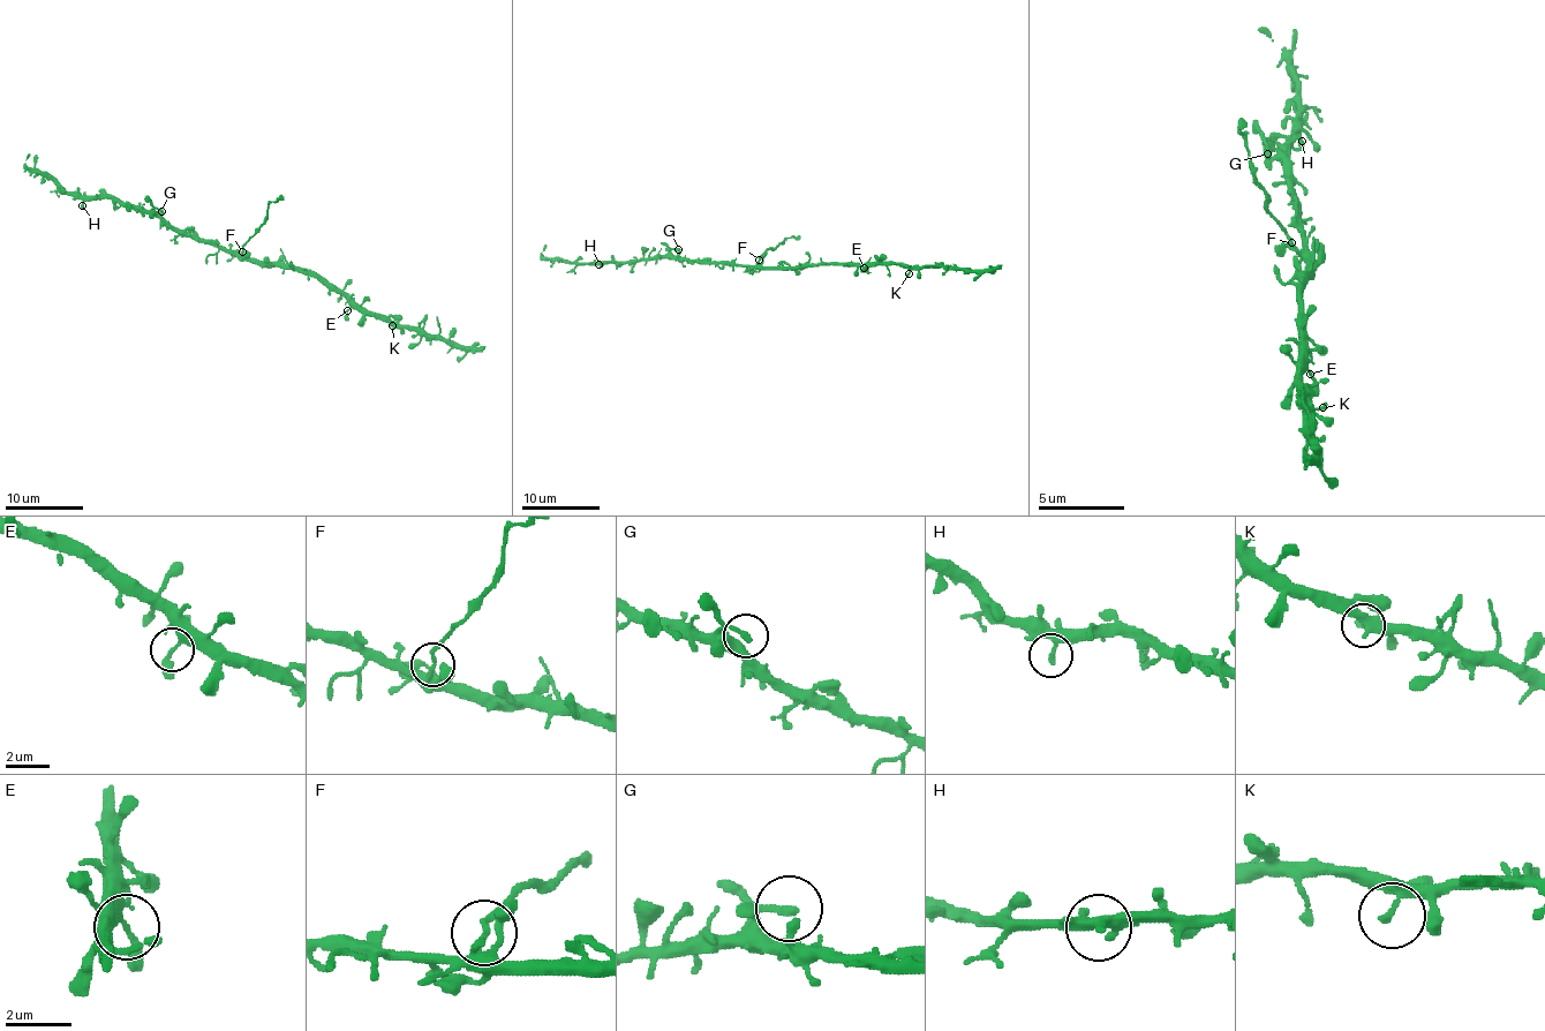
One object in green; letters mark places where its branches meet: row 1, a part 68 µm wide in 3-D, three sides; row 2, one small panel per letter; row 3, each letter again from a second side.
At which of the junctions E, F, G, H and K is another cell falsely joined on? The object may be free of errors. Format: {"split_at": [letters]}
{"split_at": ["F"]}

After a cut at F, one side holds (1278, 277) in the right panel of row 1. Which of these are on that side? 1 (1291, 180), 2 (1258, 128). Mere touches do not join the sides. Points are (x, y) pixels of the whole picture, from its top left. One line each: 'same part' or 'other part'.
1: same part
2: same part

